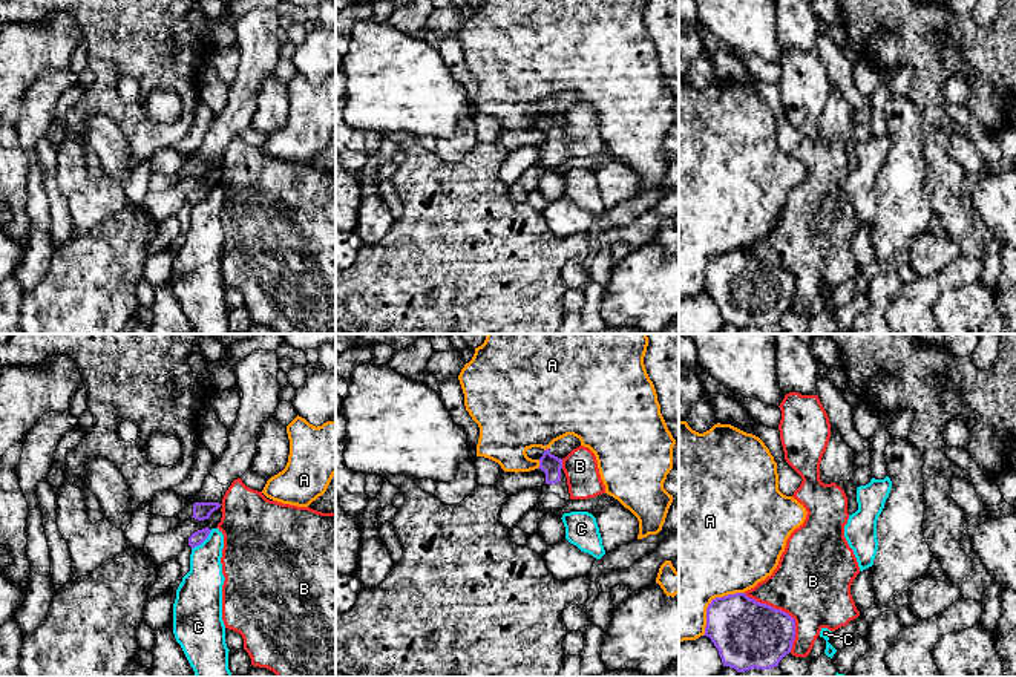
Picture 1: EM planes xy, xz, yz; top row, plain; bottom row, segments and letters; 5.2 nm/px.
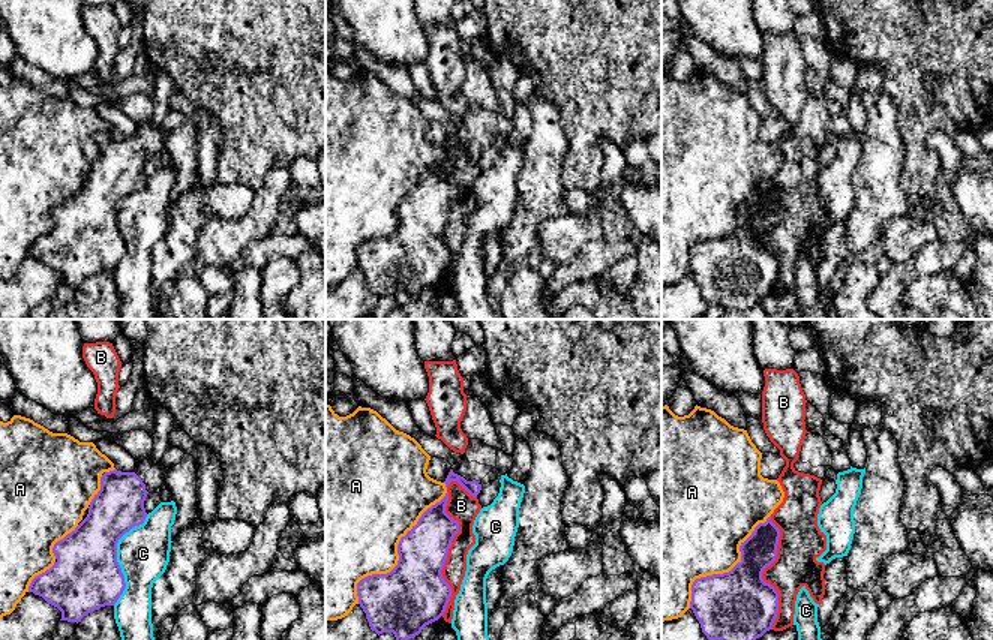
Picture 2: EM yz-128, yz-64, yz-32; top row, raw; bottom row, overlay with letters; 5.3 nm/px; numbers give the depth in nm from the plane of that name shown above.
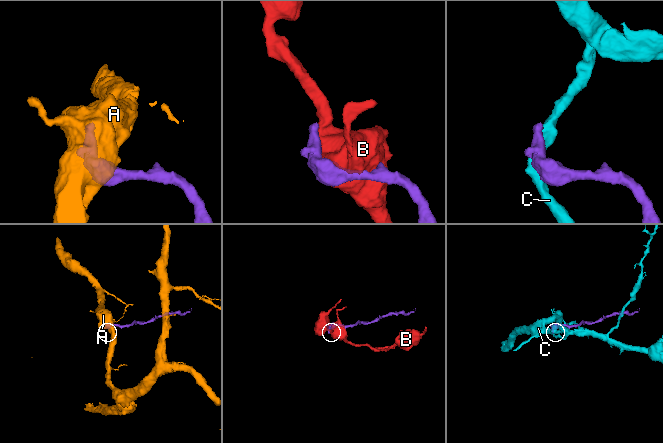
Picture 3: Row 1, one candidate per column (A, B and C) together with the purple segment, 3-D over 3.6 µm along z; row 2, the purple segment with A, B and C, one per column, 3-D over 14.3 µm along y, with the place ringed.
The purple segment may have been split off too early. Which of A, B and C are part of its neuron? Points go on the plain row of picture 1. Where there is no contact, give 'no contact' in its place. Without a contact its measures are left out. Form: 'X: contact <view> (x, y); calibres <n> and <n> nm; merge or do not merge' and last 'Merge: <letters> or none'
A: contact yz (711, 259); calibres 360 and 480 nm; do not merge
B: contact yz (783, 268); calibres 360 and 400 nm; do not merge
C: contact xy (203, 198); calibres 70 and 220 nm; do not merge
Merge: none

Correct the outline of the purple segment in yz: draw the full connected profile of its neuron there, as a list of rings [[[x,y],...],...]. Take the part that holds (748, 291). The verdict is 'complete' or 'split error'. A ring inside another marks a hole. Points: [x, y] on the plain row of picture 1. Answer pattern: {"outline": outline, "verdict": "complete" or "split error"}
{"outline": [[[736,250],[711,257],[703,293],[717,305],[723,323],[737,329],[763,328],[778,323],[791,309],[795,277],[782,267]]], "verdict": "complete"}

